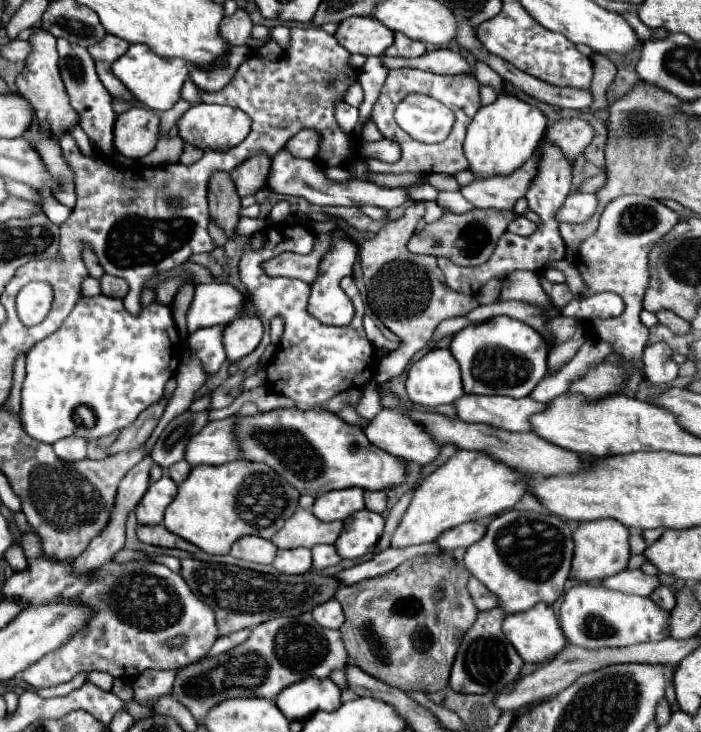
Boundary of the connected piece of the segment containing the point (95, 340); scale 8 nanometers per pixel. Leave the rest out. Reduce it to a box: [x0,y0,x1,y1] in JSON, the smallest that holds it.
[21,295,181,443]

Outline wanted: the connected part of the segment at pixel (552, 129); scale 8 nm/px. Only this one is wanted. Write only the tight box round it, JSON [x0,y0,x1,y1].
[547,119,593,161]

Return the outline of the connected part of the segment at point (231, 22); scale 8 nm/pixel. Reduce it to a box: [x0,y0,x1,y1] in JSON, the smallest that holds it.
[219,11,251,45]

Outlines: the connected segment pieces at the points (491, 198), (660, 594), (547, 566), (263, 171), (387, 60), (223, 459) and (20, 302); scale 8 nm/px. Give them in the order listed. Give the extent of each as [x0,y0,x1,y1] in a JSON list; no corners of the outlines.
[[461,151,539,209],[651,587,675,611],[465,509,573,613],[231,155,271,197],[381,49,473,75],[185,417,241,465],[16,283,53,324]]

